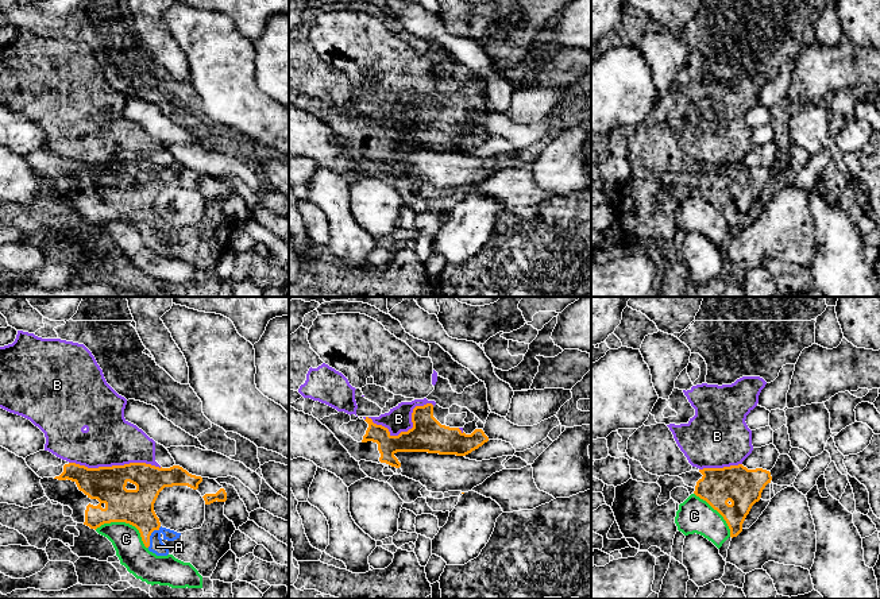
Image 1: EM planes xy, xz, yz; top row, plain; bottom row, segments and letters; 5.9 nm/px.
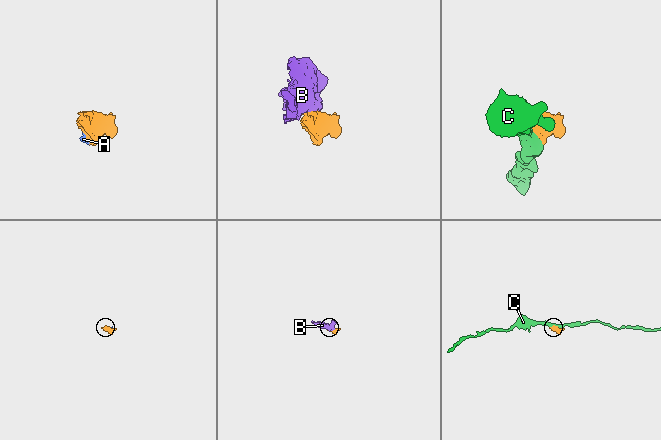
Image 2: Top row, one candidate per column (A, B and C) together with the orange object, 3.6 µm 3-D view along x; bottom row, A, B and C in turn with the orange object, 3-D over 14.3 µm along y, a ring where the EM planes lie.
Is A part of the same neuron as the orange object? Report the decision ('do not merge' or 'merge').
merge

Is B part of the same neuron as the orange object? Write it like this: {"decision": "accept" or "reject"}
{"decision": "reject"}

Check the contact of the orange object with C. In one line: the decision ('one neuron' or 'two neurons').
two neurons

